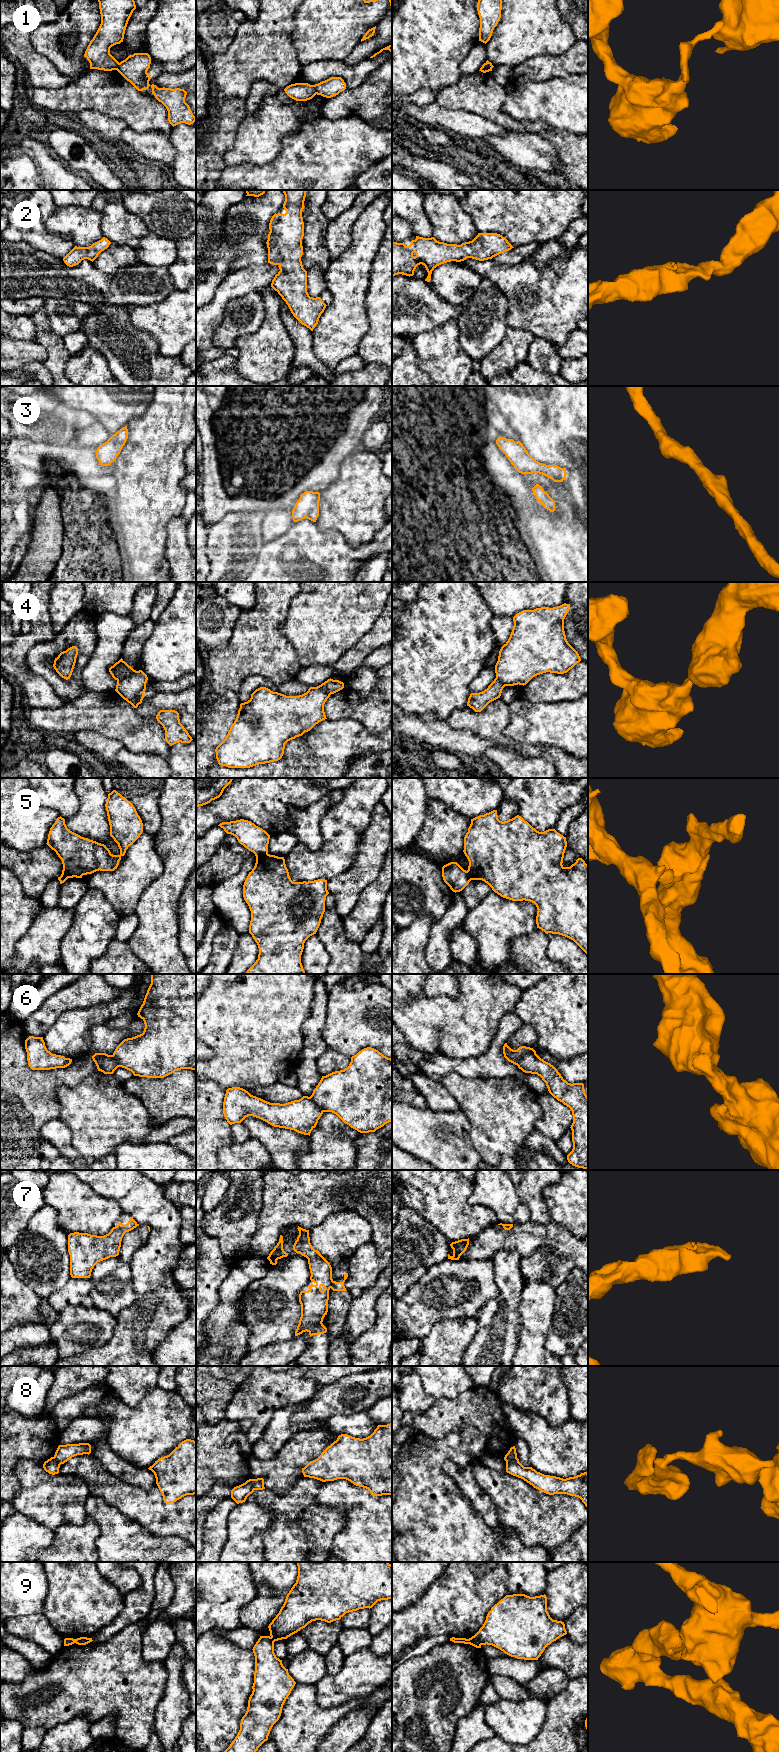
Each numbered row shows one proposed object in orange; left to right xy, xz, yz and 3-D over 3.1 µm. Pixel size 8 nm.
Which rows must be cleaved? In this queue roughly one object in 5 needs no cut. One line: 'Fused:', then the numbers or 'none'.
Fused: 1, 4, 5, 6, 7, 8, 9

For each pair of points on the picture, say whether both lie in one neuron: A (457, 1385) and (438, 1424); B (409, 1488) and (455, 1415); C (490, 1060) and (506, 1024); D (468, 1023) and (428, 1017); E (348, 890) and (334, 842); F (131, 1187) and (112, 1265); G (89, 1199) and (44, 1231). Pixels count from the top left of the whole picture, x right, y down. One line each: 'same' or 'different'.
A: different
B: different
C: same
D: same
E: different
F: different
G: different

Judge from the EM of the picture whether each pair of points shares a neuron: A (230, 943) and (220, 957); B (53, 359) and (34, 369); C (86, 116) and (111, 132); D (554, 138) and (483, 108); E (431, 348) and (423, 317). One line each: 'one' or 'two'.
A: one
B: two
C: one
D: one
E: two

